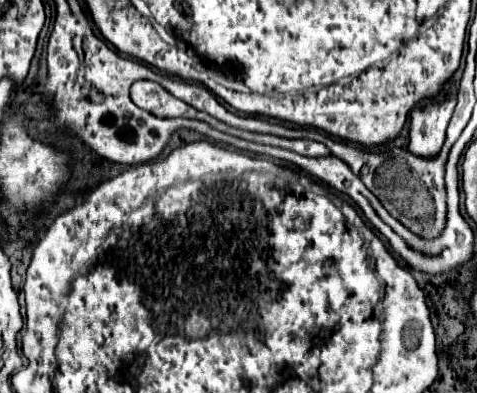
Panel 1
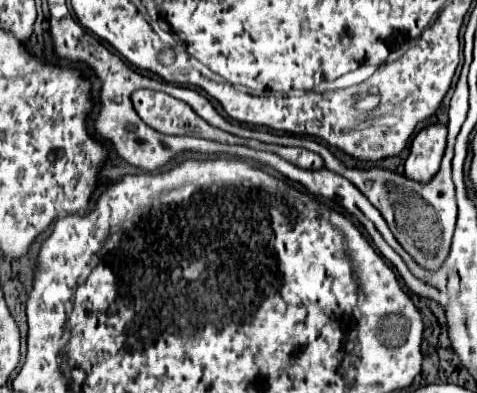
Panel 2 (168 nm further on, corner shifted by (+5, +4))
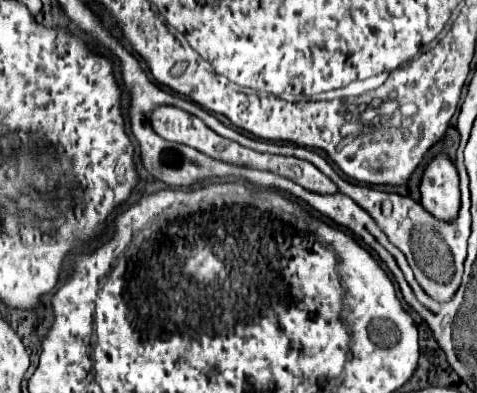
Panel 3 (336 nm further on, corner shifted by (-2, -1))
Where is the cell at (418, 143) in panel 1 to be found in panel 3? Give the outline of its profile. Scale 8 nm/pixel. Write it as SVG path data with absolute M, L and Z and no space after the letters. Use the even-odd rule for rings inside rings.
M435 154L421 176L421 204L439 220L453 220L459 210L459 176L447 154Z

